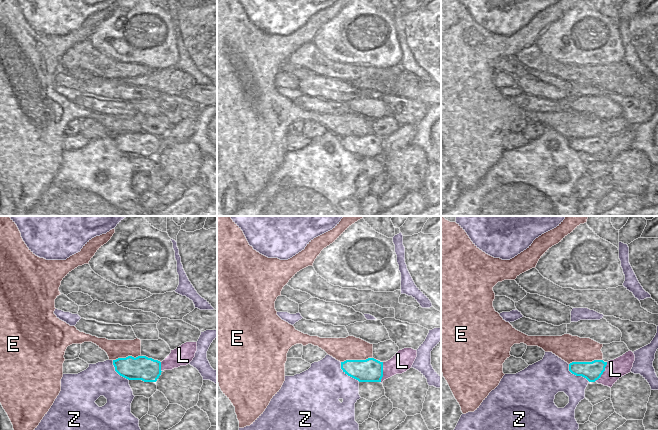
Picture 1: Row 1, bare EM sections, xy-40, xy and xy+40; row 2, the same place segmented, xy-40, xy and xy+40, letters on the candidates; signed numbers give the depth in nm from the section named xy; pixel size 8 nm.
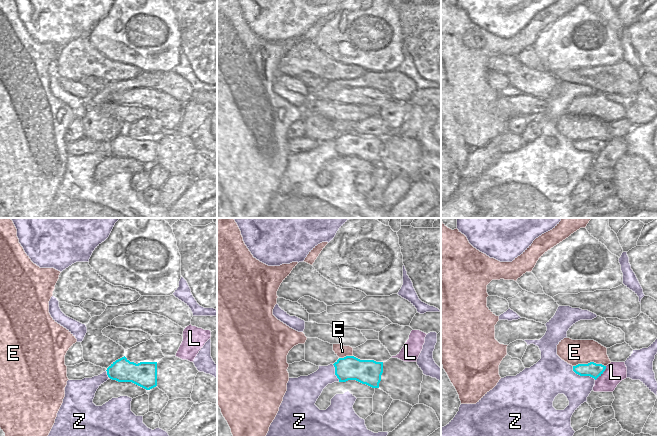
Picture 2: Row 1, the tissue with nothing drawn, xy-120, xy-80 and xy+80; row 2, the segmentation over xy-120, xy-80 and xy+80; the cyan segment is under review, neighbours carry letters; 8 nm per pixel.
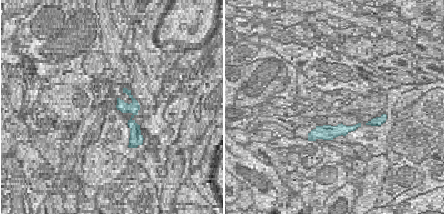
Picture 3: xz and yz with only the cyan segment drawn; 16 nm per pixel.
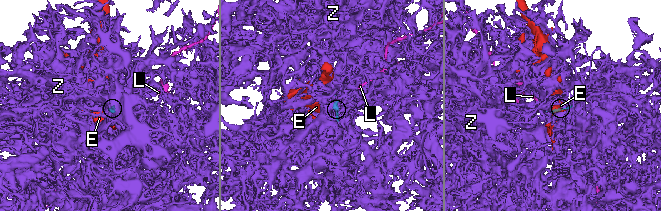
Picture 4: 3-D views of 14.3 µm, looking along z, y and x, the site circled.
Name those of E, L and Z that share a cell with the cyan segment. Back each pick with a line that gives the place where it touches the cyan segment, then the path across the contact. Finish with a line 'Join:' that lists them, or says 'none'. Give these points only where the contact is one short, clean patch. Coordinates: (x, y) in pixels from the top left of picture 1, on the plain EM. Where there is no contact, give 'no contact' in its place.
Join: none

